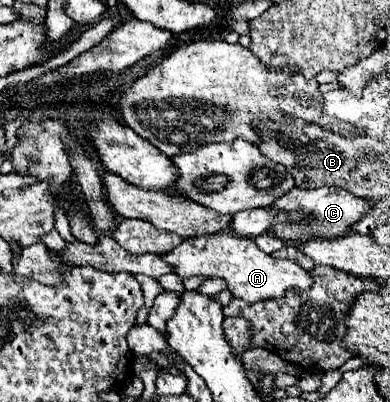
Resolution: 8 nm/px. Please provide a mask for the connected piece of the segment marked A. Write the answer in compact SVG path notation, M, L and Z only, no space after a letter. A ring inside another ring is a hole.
M213 234L213 236L199 236L183 240L175 250L163 256L171 266L175 266L181 278L189 276L219 276L227 280L227 286L235 298L243 298L247 302L263 302L271 298L283 298L287 290L307 290L315 282L311 270L295 264L293 260L273 258L257 248L253 238L243 238L235 234Z

